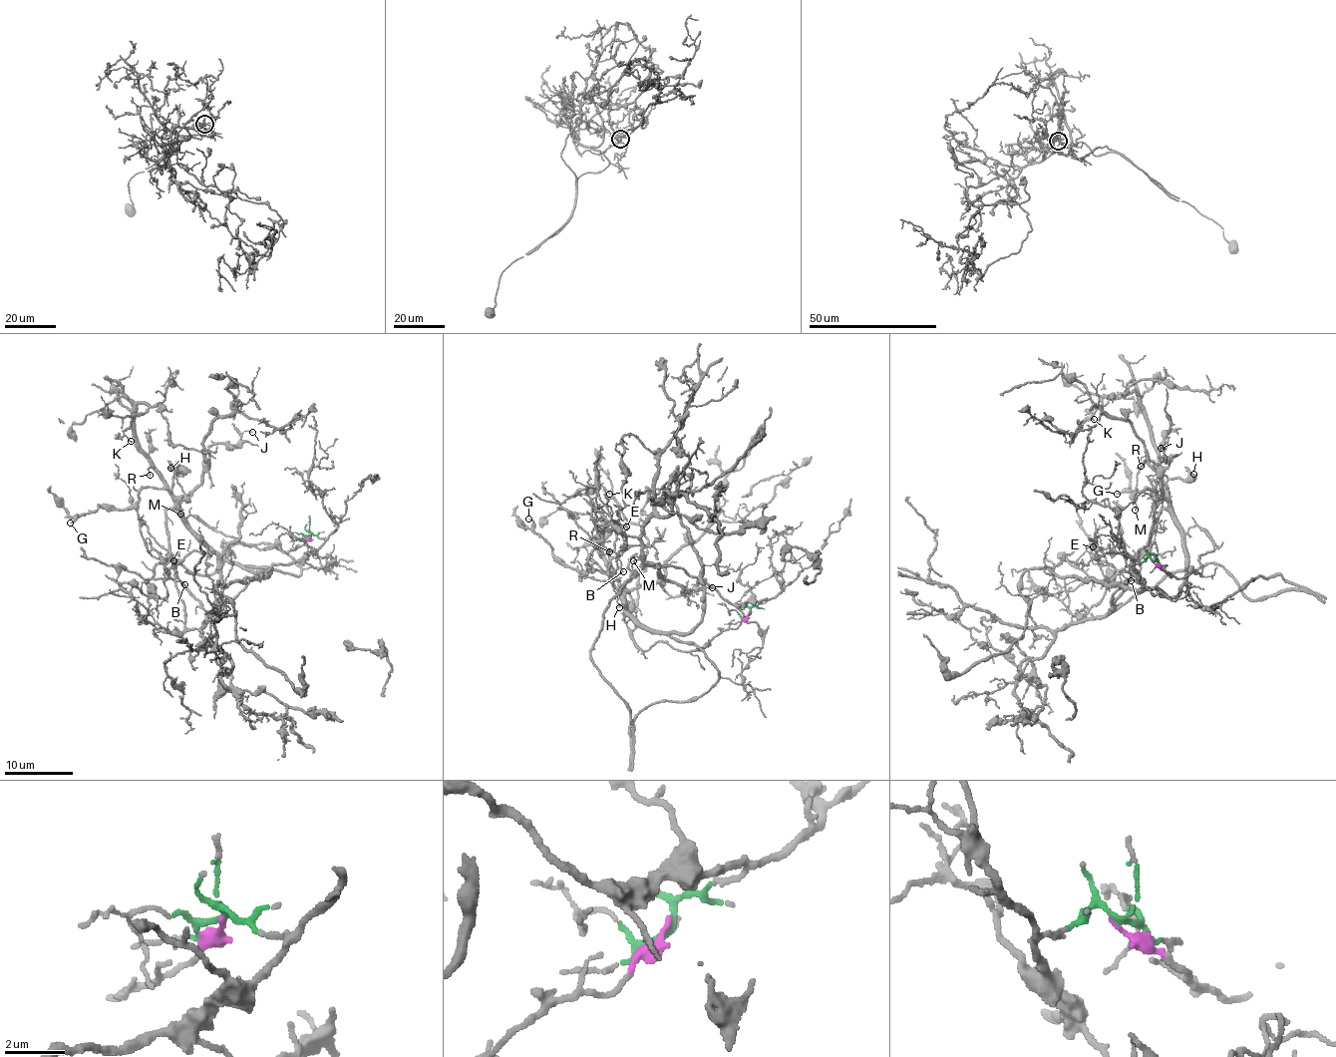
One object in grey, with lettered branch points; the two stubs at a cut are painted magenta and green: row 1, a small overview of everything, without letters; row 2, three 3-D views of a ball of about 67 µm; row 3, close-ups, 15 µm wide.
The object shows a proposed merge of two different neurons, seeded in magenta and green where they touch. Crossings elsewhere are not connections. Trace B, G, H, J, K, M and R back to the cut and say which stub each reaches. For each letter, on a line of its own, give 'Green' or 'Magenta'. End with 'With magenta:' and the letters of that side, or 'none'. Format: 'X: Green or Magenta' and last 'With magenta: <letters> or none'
B: Green
G: Magenta
H: Magenta
J: Magenta
K: Magenta
M: Magenta
R: Magenta
With magenta: G, H, J, K, M, R

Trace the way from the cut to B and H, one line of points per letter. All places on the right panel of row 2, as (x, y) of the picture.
B: (1152, 560), (1137, 564), (1143, 580), (1125, 582), (1113, 607), (1085, 617), (1116, 575), (1130, 580)
H: (1152, 560), (1178, 578), (1198, 574), (1214, 547), (1198, 527), (1185, 532), (1168, 493), (1168, 481), (1193, 474)

